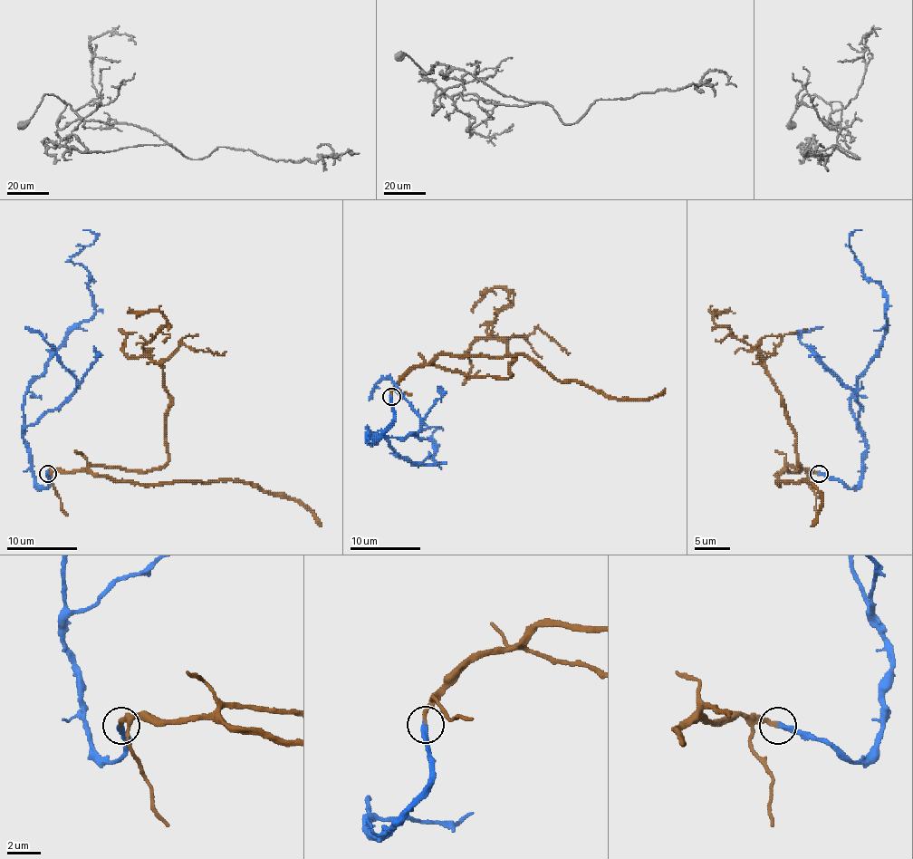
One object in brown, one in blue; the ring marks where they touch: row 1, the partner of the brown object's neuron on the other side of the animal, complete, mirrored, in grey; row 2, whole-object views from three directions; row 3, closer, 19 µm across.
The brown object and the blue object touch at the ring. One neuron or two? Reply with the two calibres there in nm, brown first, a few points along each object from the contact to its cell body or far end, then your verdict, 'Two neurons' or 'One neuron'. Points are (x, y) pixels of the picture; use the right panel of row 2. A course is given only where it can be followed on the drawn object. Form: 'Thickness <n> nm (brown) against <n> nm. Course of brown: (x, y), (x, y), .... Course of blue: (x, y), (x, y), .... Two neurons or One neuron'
Thickness 240 nm (brown) against 320 nm. Course of brown: (819, 473), (787, 468), (800, 469), (796, 432), (783, 395), (759, 352), (717, 325), (710, 311), (735, 313). Course of blue: (819, 473), (852, 488), (867, 450), (850, 395), (882, 339), (886, 295), (856, 260), (849, 238), (861, 230). One neuron

